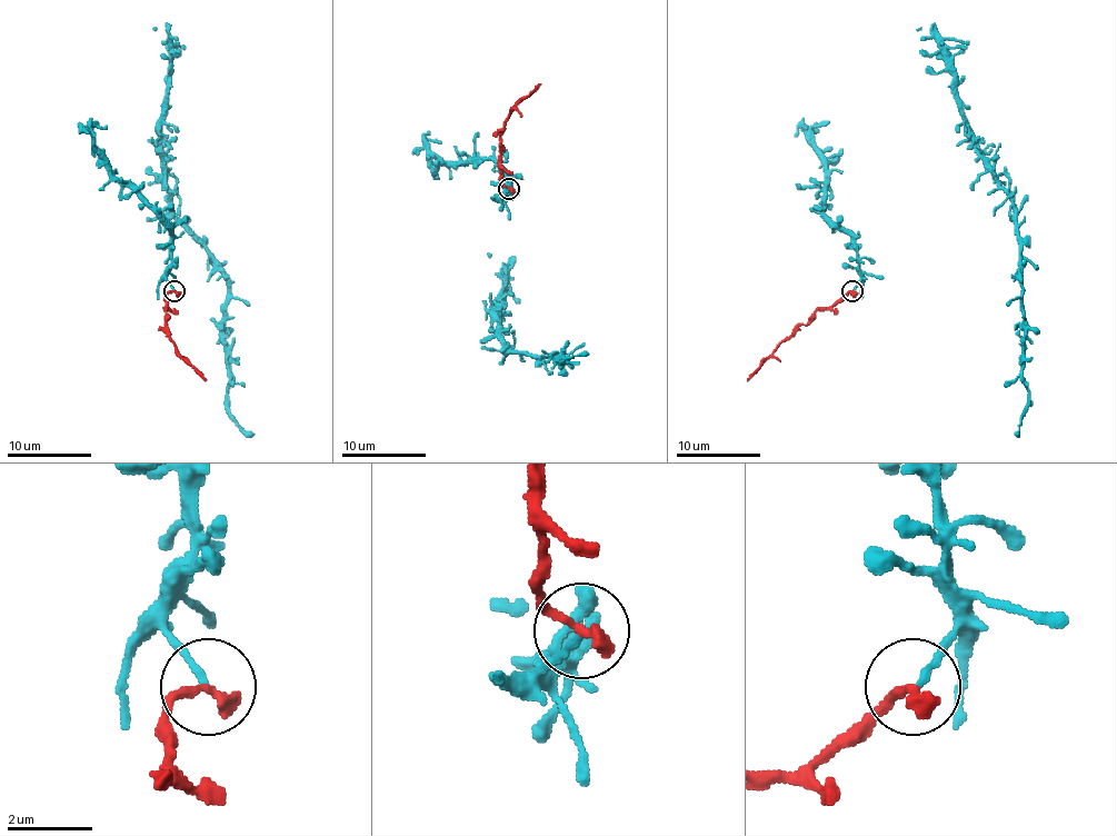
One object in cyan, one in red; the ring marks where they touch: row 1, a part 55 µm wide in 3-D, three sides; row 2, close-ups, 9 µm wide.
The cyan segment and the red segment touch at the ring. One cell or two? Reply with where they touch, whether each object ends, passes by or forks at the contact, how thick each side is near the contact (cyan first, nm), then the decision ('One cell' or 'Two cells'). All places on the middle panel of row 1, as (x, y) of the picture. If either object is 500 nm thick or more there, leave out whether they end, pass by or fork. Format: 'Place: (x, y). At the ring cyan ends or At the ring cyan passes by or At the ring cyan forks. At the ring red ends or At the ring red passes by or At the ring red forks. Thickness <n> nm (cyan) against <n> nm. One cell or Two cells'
Place: (509, 188). At the ring cyan ends. At the ring red ends. Thickness 150 nm (cyan) against 360 nm. Two cells

